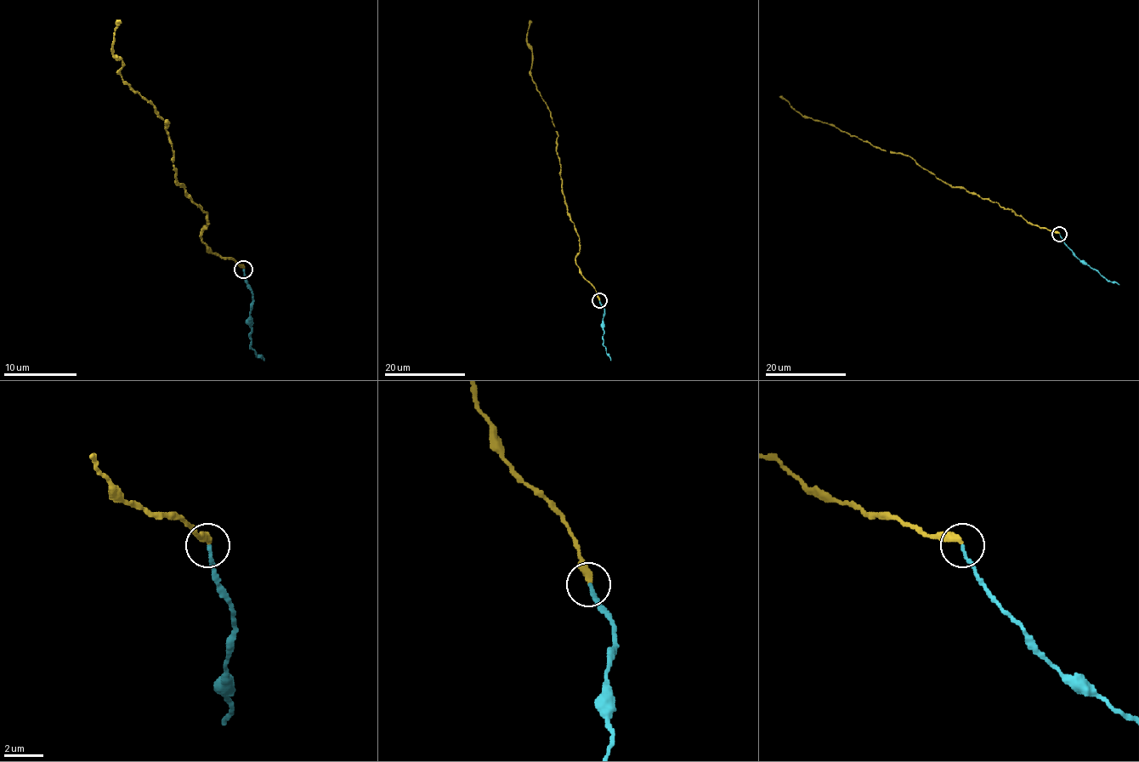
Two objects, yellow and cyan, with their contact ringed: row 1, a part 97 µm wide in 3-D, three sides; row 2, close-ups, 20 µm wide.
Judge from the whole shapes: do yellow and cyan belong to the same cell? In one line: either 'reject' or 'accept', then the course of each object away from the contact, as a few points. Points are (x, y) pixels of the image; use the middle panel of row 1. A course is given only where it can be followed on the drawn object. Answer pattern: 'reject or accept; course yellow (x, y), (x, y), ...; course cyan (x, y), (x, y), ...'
accept; course yellow (598, 300), (576, 265), (579, 235), (561, 186), (558, 133), (530, 75), (532, 52), (526, 35), (530, 19); course cyan (598, 300), (603, 309), (603, 343), (611, 360)

